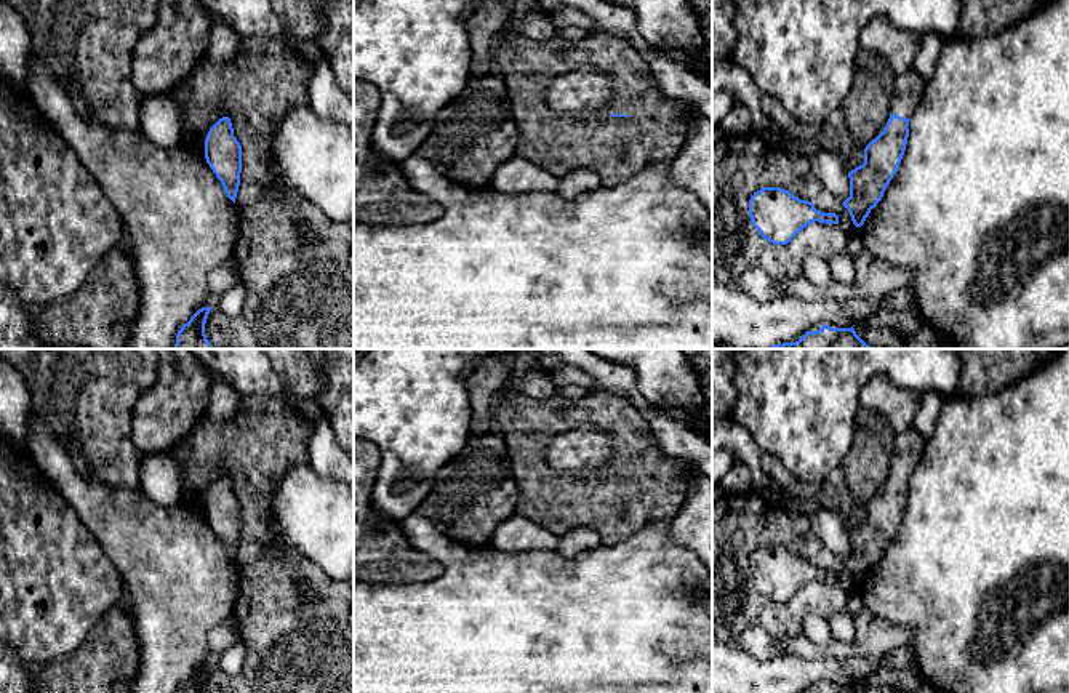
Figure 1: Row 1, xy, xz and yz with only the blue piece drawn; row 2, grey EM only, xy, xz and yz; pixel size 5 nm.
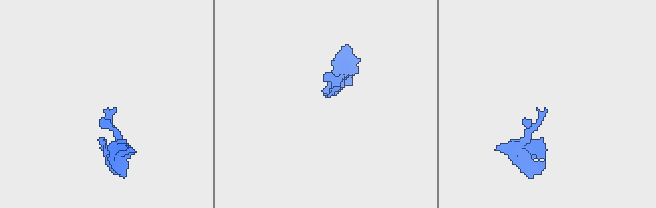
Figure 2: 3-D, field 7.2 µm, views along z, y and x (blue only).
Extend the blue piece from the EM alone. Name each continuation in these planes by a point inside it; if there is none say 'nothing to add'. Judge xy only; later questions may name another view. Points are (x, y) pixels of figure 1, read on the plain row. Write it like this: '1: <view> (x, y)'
nothing to add

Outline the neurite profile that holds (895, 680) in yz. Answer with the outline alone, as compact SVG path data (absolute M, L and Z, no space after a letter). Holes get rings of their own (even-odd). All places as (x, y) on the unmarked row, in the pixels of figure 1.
M877 671L853 687L856 693L939 693L930 680L912 671Z

